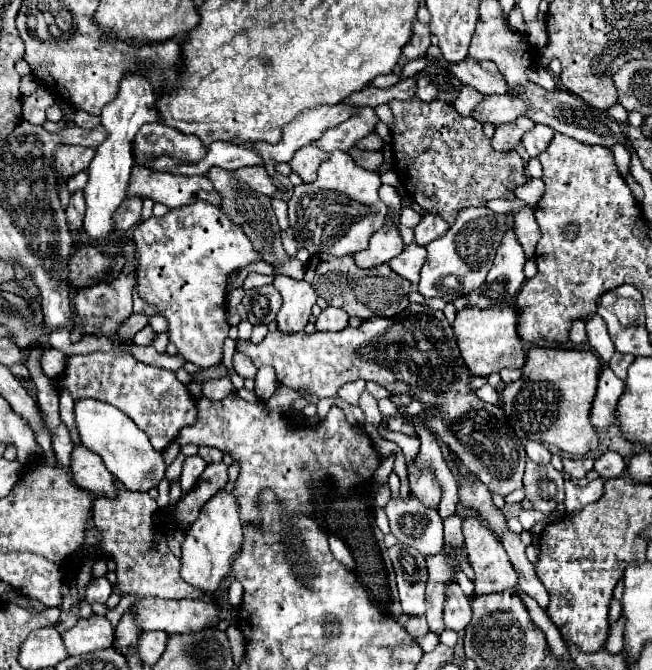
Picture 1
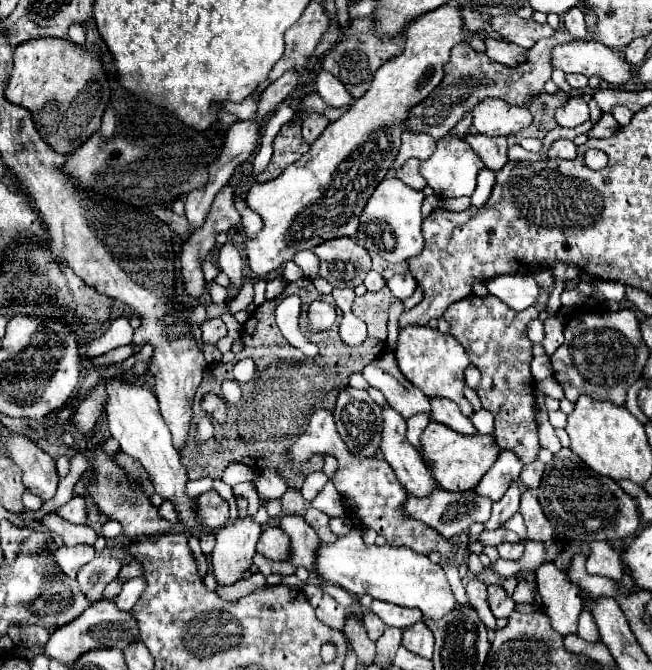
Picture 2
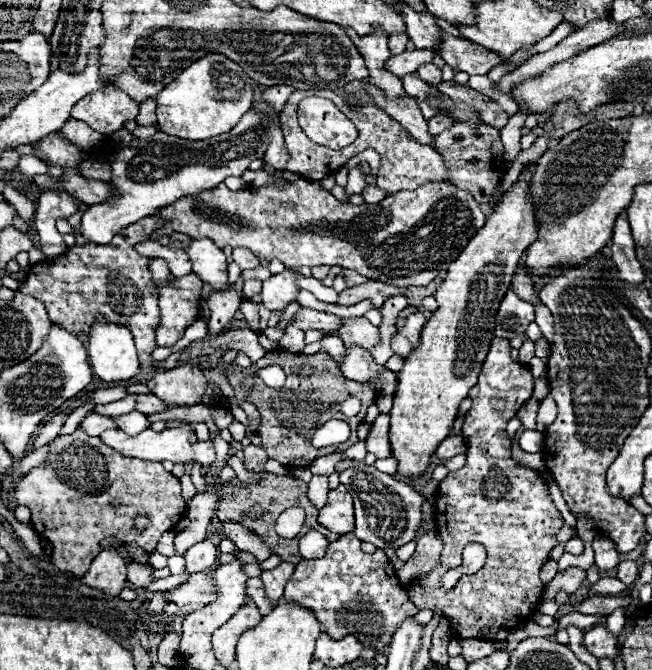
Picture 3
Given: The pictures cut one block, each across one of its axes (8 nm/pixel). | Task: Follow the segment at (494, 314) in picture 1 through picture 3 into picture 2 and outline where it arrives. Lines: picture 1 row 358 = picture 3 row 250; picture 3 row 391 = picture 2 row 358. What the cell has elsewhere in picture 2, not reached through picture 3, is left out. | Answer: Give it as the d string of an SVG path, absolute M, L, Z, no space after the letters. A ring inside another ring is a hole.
M406 326L400 330L398 346L394 350L396 362L400 366L400 372L426 396L440 396L454 400L464 416L472 416L472 404L464 396L464 370L470 364L470 358L466 350L462 350L462 344L450 336L440 334L438 330L432 330L430 326Z

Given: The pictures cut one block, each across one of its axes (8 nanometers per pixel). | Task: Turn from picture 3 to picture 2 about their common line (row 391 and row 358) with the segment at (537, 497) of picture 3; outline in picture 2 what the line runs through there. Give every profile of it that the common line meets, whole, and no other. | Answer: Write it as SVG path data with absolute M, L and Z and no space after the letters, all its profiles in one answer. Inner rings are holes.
M549 292L541 294L538 304L522 312L516 312L502 304L494 296L486 298L466 298L454 302L446 308L444 320L450 322L450 334L466 348L470 362L482 372L478 384L478 396L482 408L494 414L494 438L502 450L514 450L524 464L530 464L538 458L538 422L534 412L534 376L530 372L532 362L532 342L526 334L528 322L536 320L538 314L546 309Z

